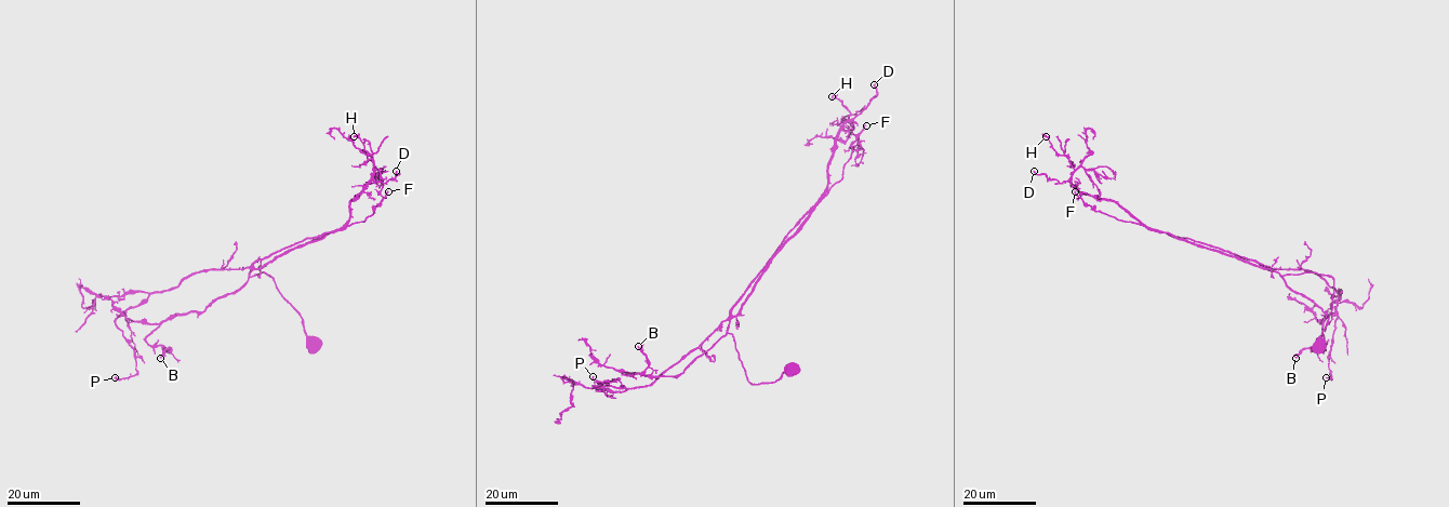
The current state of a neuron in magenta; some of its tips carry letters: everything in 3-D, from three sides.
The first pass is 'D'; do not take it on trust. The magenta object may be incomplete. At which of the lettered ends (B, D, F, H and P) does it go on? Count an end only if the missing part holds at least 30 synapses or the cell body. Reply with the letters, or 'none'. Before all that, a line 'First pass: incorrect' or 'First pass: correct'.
First pass: incorrect
F

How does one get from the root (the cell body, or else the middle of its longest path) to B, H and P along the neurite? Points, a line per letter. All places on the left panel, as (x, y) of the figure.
B: (314, 345), (300, 314), (274, 280), (261, 272), (202, 311), (164, 320), (145, 338), (170, 350), (160, 358)
H: (314, 345), (274, 280), (249, 274), (255, 261), (346, 223), (349, 203), (373, 172), (372, 156), (354, 136)
P: (314, 345), (267, 274), (203, 269), (117, 318), (137, 372), (115, 377)

